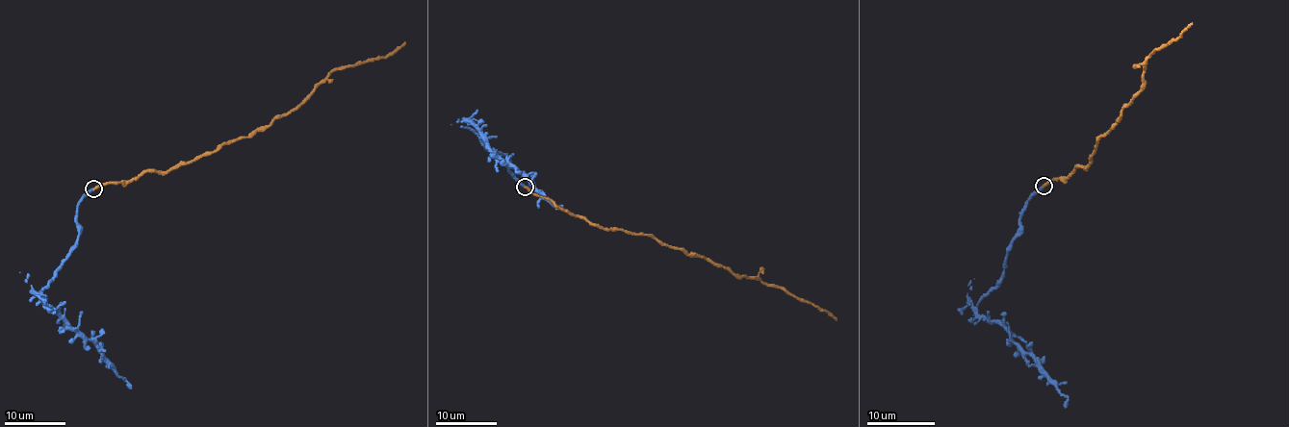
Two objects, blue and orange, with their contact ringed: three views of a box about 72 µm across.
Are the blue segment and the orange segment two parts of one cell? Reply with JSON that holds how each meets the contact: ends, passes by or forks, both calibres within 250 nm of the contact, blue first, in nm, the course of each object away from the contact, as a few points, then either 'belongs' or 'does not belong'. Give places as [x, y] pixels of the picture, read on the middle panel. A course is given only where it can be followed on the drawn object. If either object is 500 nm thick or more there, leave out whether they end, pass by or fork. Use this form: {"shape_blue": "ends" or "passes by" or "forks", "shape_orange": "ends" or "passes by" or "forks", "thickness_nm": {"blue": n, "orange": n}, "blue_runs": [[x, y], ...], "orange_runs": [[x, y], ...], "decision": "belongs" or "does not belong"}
{"shape_blue": "ends", "shape_orange": "ends", "thickness_nm": {"blue": 280, "orange": 280}, "blue_runs": [[524, 187], [510, 171], [510, 161], [502, 153], [491, 152], [472, 124], [485, 144], [555, 209], [562, 206]], "orange_runs": [[526, 187], [593, 224], [650, 235], [720, 263], [733, 274], [785, 288], [836, 320]], "decision": "does not belong"}

